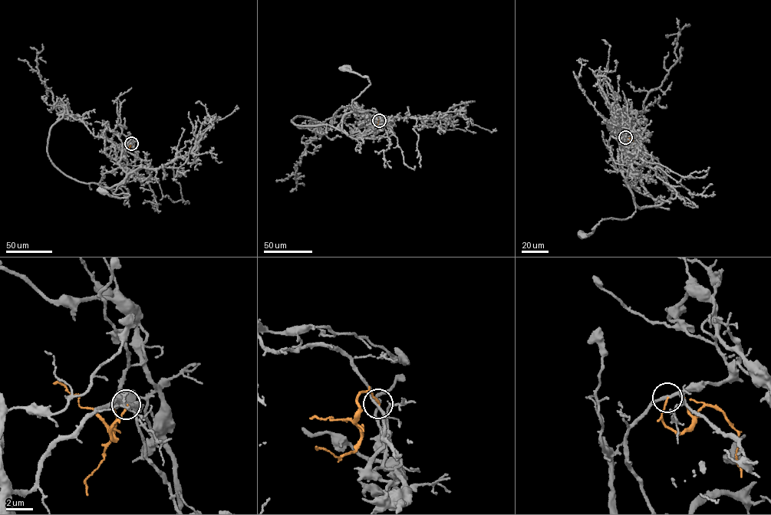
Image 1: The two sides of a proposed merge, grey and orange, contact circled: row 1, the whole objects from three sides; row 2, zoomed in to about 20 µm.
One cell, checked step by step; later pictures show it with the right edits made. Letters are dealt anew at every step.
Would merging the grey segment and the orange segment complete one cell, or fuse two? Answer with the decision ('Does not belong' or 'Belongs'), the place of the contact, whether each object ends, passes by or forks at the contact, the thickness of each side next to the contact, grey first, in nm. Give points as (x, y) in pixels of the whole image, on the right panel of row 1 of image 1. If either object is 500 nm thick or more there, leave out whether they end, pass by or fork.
Does not belong. Place: (625, 137). At the ring grey passes by. At the ring orange ends. Thickness 240 nm (grey) against 130 nm

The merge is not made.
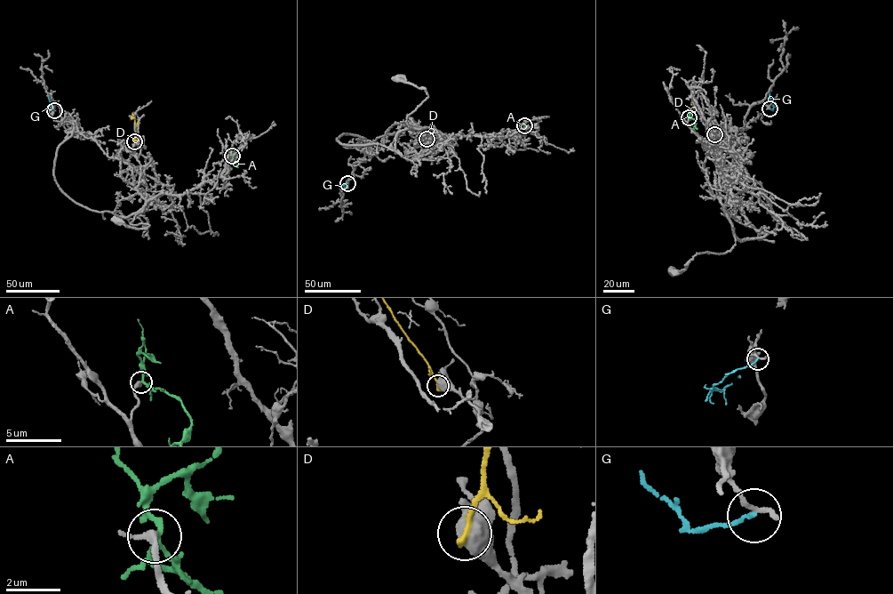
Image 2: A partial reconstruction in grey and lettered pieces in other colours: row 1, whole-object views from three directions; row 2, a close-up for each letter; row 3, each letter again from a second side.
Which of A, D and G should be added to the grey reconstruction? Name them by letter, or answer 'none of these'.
A

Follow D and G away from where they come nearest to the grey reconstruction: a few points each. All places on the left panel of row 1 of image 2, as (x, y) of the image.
D: (134, 141), (136, 127), (131, 113)
G: (54, 110), (50, 108), (49, 95)

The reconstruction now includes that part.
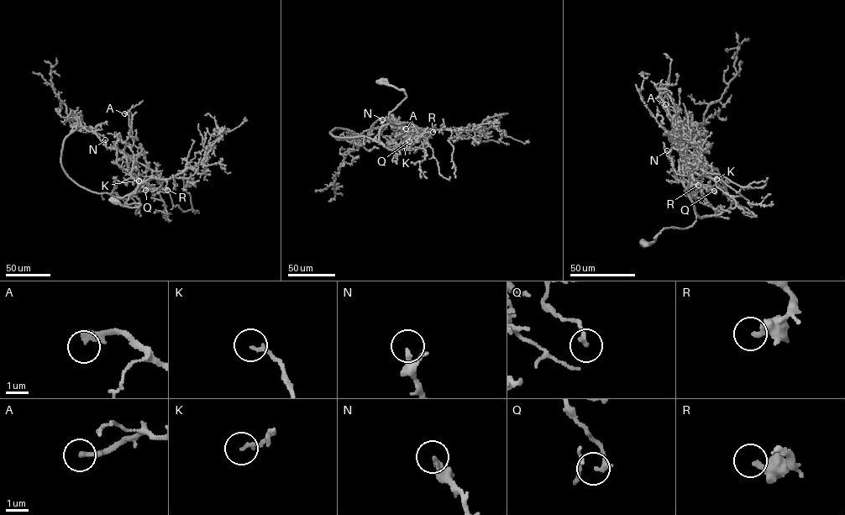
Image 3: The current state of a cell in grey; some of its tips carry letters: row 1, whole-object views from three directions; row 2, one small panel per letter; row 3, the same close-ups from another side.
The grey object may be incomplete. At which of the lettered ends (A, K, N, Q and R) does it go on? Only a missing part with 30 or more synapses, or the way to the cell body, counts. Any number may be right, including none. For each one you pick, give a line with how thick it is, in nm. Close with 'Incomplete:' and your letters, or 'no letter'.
A: Thickness 280 nm
Incomplete: A

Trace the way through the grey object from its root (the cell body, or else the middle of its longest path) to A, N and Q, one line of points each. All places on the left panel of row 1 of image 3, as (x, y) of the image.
A: (113, 201), (132, 207), (141, 204), (124, 203), (138, 185), (130, 175), (133, 137), (128, 115), (124, 113)
N: (113, 201), (132, 207), (141, 204), (124, 203), (137, 183), (117, 163), (117, 150), (107, 148), (105, 139)
Q: (113, 201), (138, 207), (141, 204), (125, 202), (145, 181), (144, 183), (145, 190)

